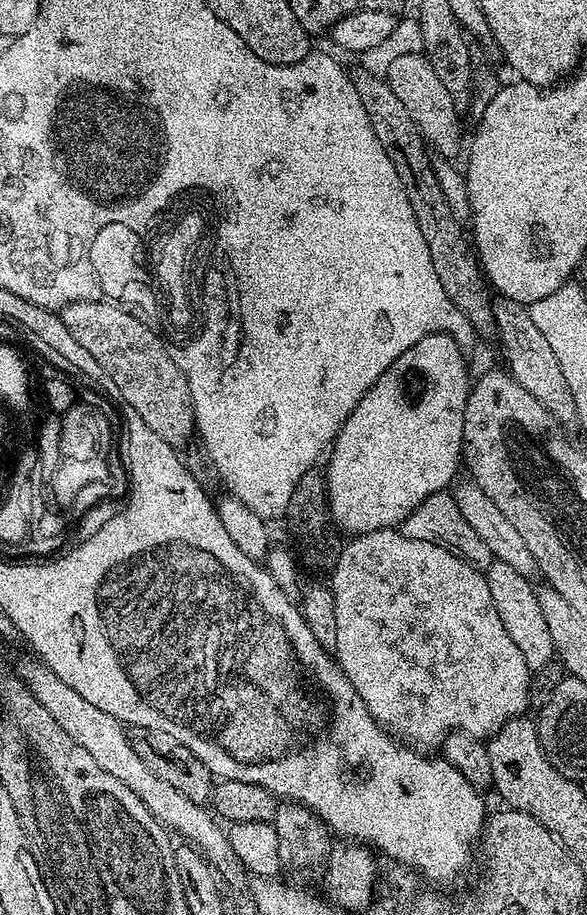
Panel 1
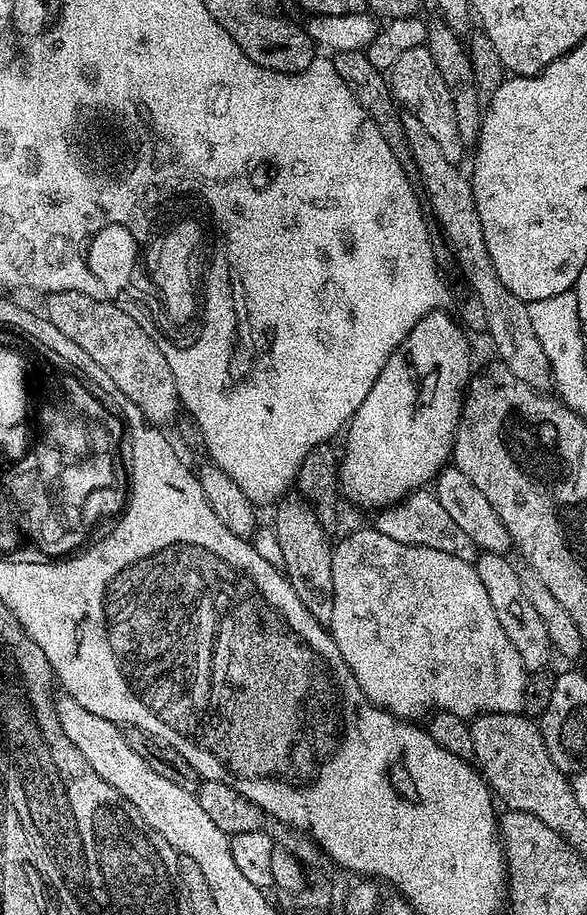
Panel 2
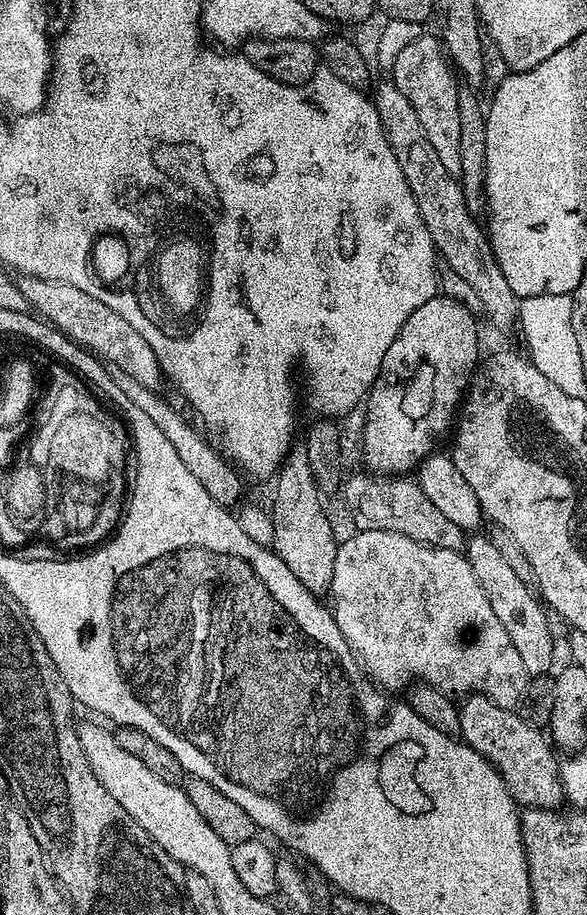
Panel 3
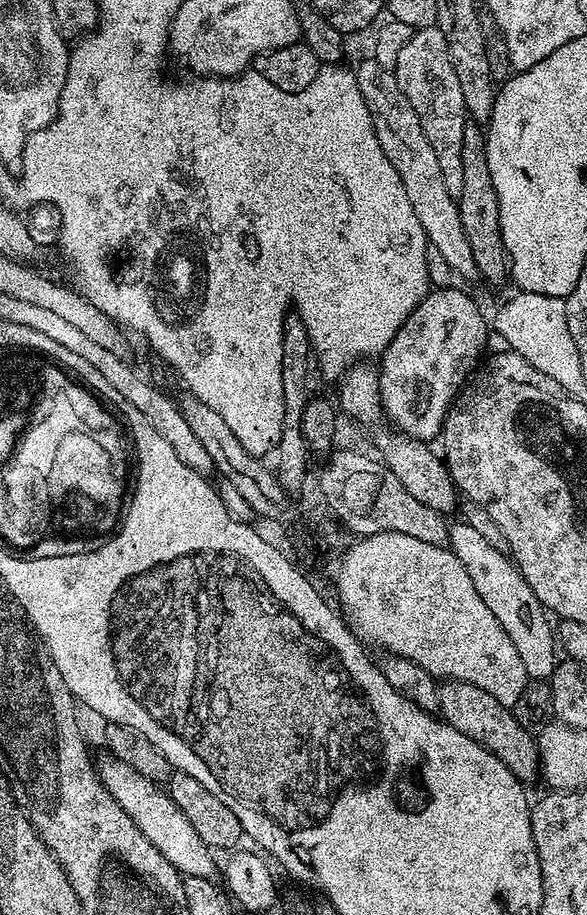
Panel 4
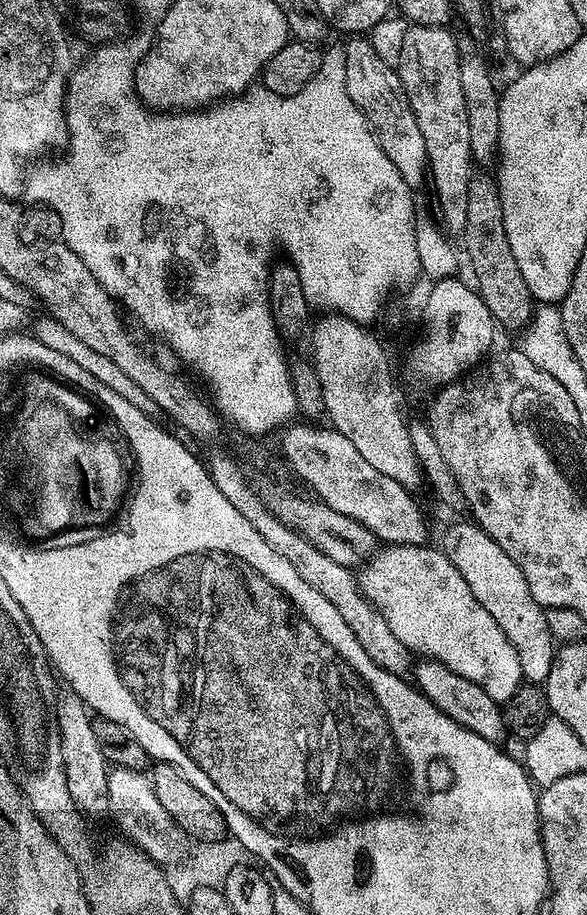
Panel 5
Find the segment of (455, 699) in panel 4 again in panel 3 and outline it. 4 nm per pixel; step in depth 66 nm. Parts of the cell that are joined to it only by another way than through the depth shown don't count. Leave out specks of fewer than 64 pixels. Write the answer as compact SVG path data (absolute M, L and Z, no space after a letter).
M468 694L459 701L459 739L488 759L506 782L517 805L524 808L559 809L565 803L560 785L560 766L549 737L541 729L530 726L519 711L503 708L490 698Z

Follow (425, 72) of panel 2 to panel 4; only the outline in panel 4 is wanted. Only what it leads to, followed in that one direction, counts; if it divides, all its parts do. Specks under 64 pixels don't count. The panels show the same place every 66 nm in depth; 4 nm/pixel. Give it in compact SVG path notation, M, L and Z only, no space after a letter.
M435 26L415 29L410 42L406 42L398 53L394 71L398 86L402 86L402 94L410 98L410 106L414 106L414 114L418 114L418 122L422 122L422 130L438 157L446 190L450 190L452 196L459 197L462 190L462 130L466 130L470 117L442 30Z

